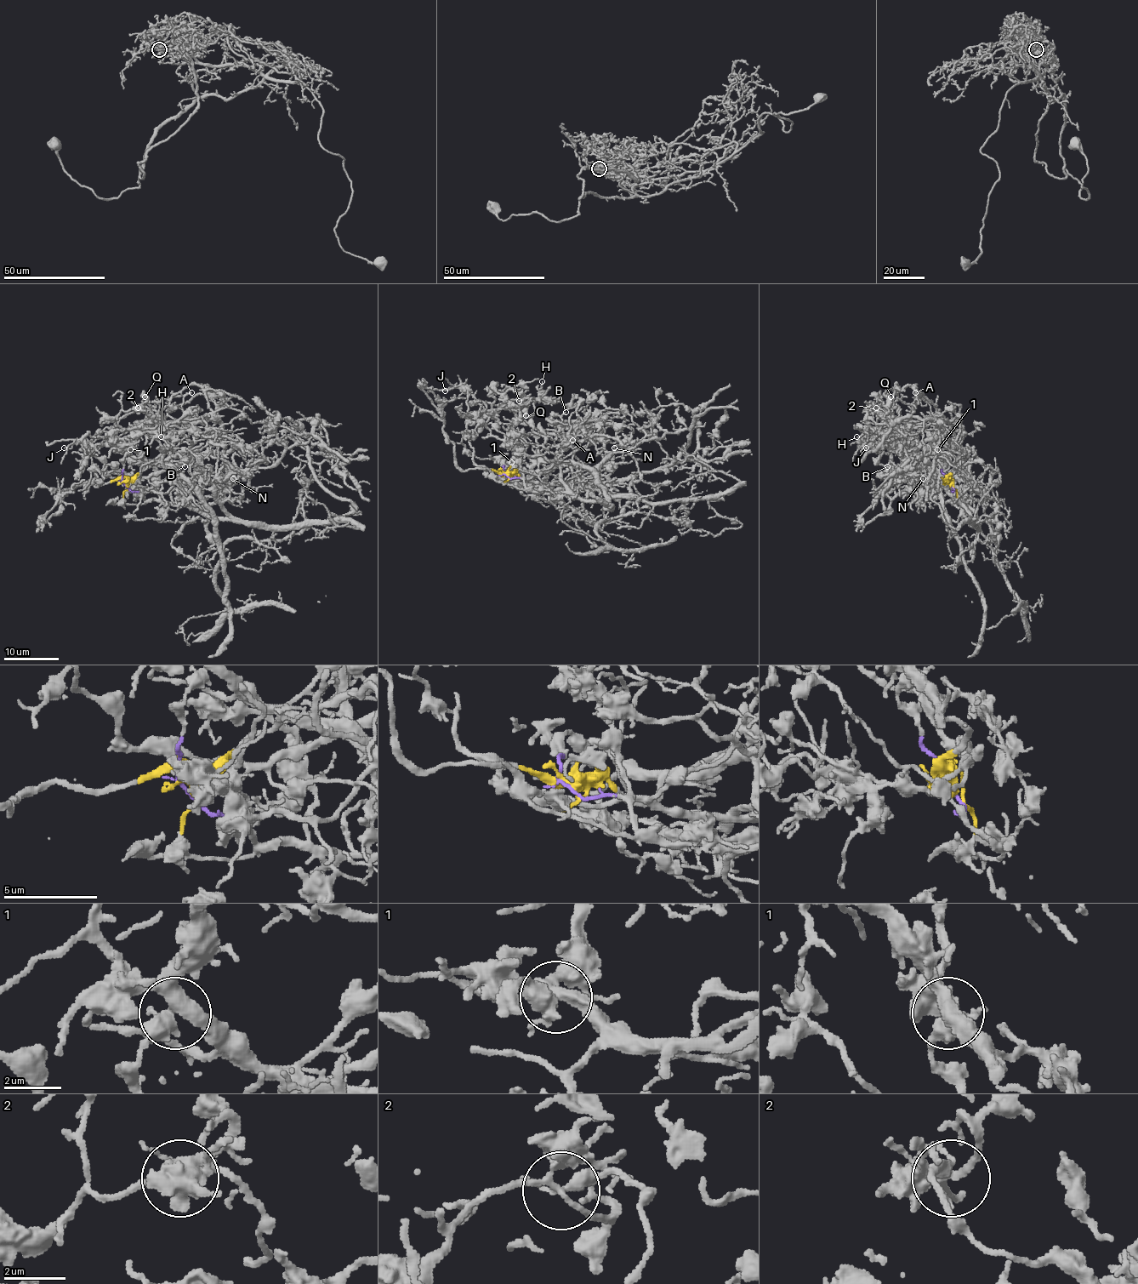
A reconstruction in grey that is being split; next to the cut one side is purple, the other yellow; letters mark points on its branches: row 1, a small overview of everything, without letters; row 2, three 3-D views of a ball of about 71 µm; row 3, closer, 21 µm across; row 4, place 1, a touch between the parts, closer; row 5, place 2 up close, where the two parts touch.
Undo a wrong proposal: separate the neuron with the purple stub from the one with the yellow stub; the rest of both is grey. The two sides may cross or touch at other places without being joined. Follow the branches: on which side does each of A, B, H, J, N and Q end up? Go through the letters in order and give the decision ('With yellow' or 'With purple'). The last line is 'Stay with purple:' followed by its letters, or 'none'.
A: With yellow
B: With yellow
H: With yellow
J: With yellow
N: With yellow
Q: With yellow
Stay with purple: none

